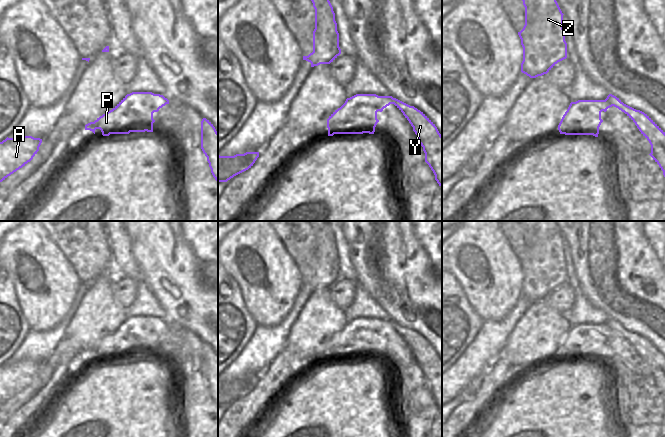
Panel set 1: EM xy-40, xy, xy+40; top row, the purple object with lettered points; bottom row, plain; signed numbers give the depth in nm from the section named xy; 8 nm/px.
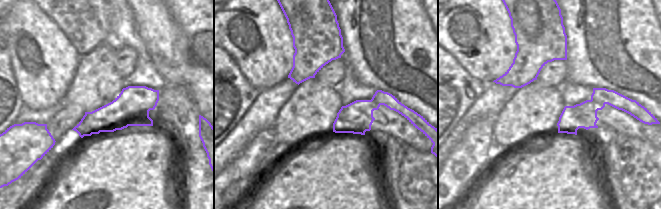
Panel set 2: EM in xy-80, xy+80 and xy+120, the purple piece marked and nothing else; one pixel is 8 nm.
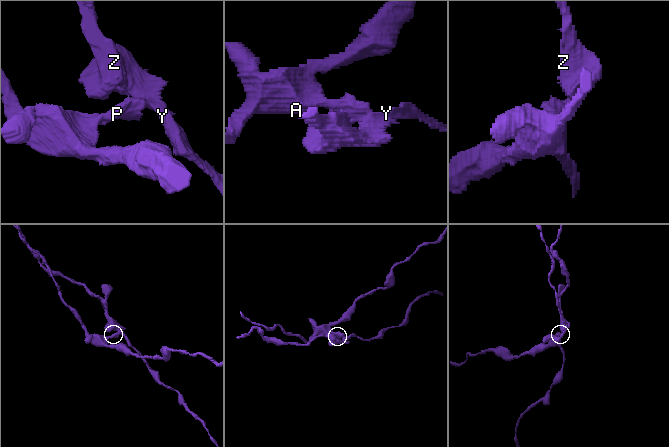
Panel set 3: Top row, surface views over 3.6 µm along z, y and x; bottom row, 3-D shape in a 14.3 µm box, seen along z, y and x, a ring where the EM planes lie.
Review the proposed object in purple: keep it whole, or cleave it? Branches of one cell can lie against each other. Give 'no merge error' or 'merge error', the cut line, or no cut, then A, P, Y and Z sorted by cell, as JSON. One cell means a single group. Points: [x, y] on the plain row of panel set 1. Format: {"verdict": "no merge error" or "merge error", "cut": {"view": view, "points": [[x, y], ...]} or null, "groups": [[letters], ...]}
{"verdict": "merge error", "cut": {"view": "xy+40", "points": [[605, 323], [613, 329]]}, "groups": [["A", "P"], ["Y", "Z"]]}

